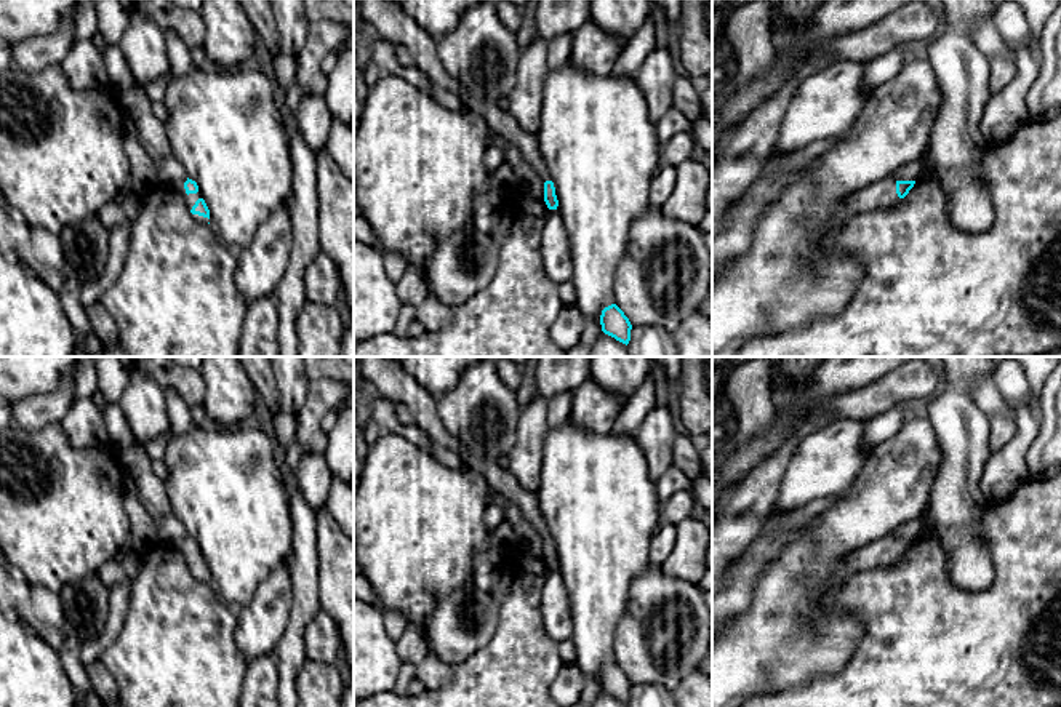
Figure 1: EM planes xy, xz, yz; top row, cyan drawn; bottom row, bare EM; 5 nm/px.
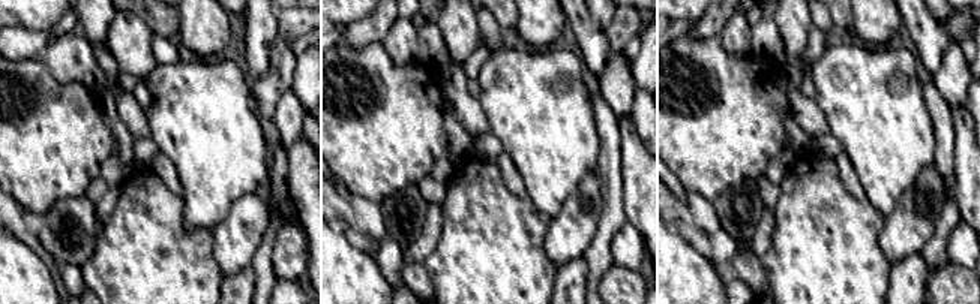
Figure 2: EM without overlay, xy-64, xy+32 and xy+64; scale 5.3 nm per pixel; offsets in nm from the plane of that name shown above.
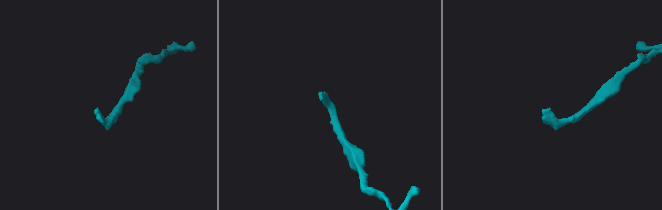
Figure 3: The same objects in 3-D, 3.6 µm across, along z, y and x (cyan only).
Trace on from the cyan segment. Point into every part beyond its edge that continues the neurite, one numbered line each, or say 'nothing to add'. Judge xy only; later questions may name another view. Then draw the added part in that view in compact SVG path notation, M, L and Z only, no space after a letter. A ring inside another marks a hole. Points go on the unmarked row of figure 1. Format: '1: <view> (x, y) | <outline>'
1: xy (191, 557) | M184 542L178 547L178 550L184 555L184 560L187 563L189 568L192 568L192 565L195 563L195 560L202 555L202 550L198 549L197 552L186 552Z

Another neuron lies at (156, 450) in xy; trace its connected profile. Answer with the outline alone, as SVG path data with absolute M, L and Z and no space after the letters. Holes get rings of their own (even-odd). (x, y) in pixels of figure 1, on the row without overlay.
M173 430L154 438L152 441L149 441L147 445L144 445L144 449L147 453L147 456L154 461L157 459L163 459L165 456L165 448L168 440L171 438Z

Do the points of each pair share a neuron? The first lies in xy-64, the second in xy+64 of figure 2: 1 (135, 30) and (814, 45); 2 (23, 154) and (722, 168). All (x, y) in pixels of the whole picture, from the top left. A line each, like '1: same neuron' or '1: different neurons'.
1: different neurons
2: same neuron

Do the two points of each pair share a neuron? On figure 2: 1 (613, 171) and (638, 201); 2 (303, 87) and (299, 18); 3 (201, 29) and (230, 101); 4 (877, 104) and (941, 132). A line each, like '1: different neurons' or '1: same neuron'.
1: different neurons
2: different neurons
3: different neurons
4: different neurons

